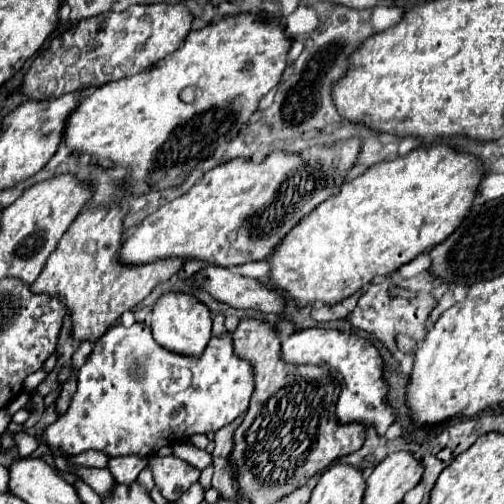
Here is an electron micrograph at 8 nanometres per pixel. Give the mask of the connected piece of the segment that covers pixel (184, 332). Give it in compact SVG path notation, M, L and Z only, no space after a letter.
M167 292L161 298L157 298L153 306L151 330L153 330L153 338L163 348L185 356L201 356L211 338L211 312L203 302L199 302L191 294Z

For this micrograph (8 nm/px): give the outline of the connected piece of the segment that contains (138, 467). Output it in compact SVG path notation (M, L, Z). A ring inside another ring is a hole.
M121 456L121 458L109 458L109 472L113 474L113 478L117 478L119 484L131 484L139 472L147 466L147 458L139 458L139 456Z

